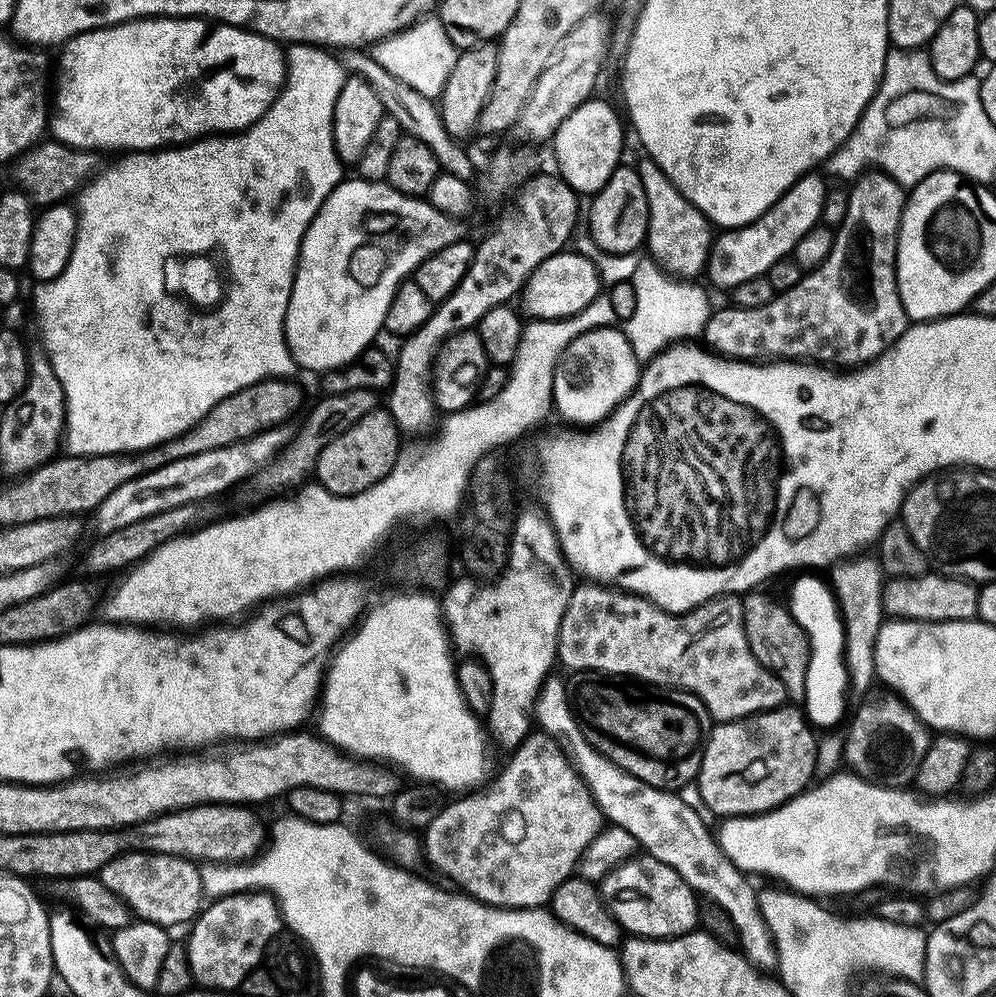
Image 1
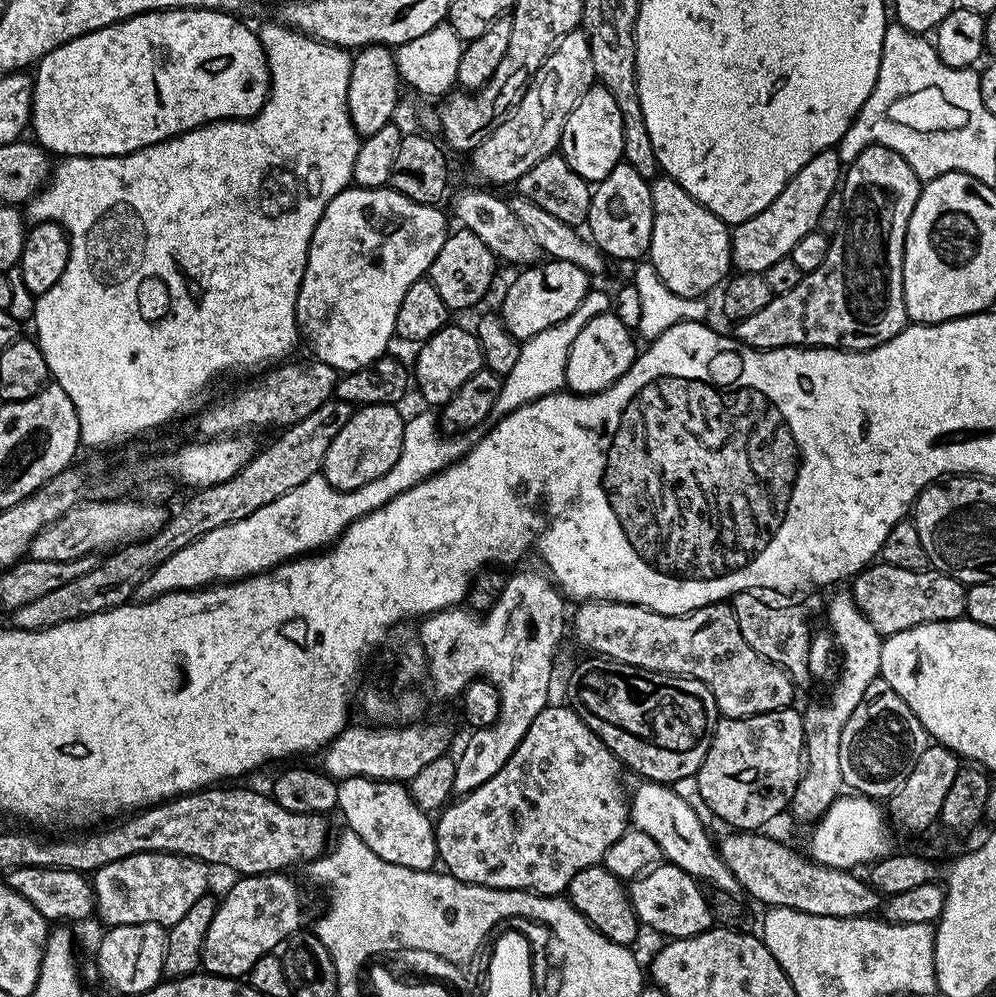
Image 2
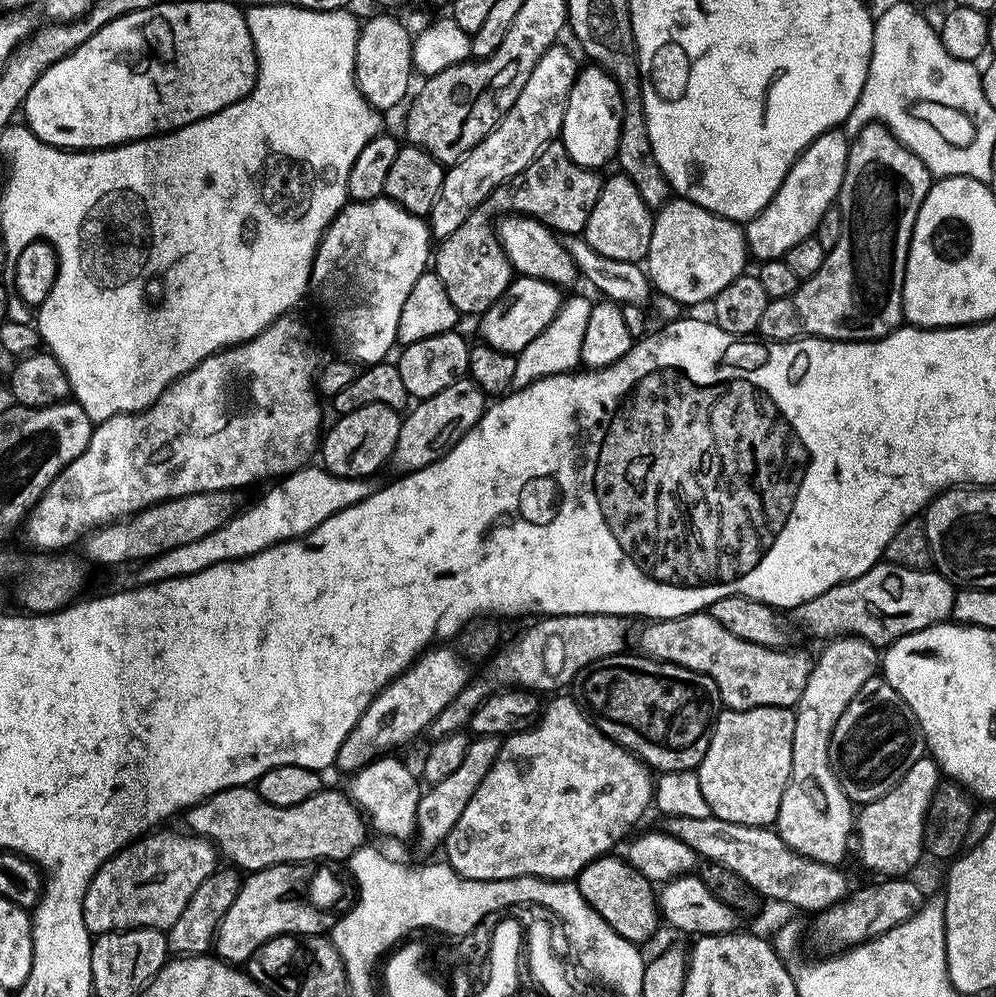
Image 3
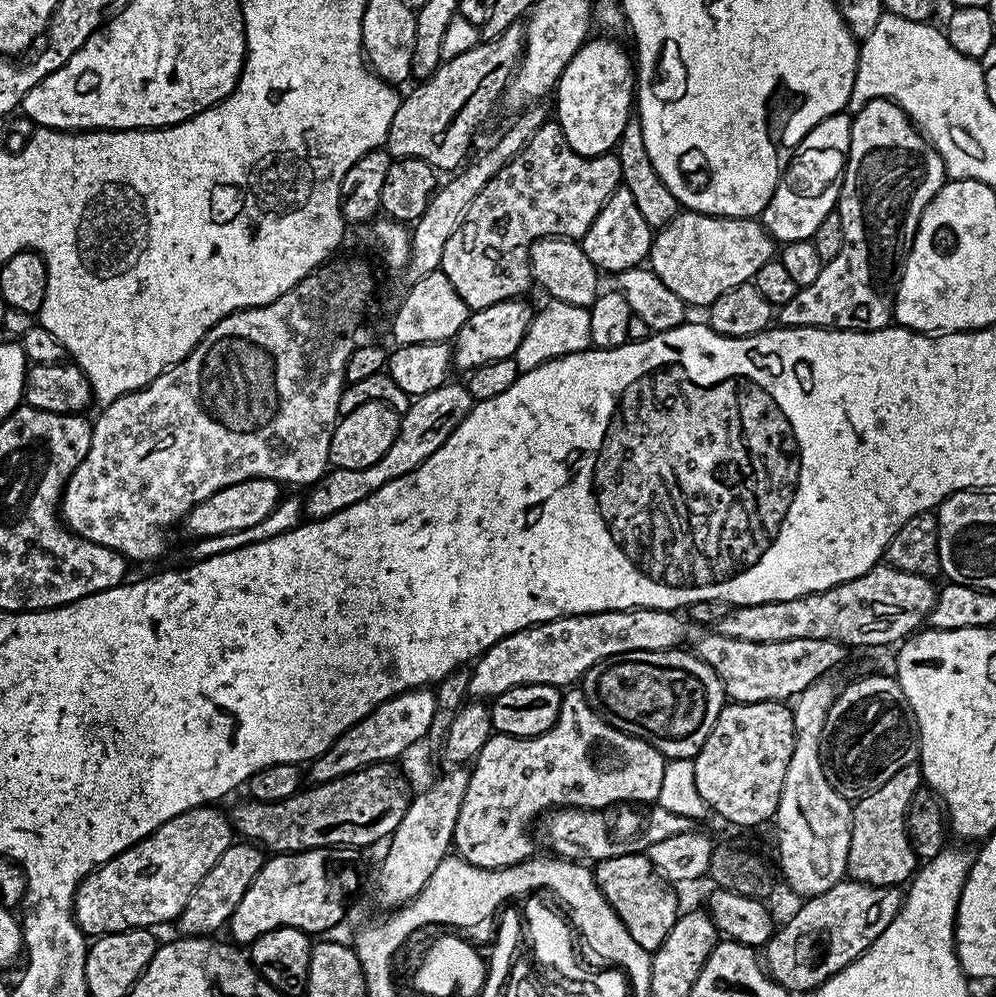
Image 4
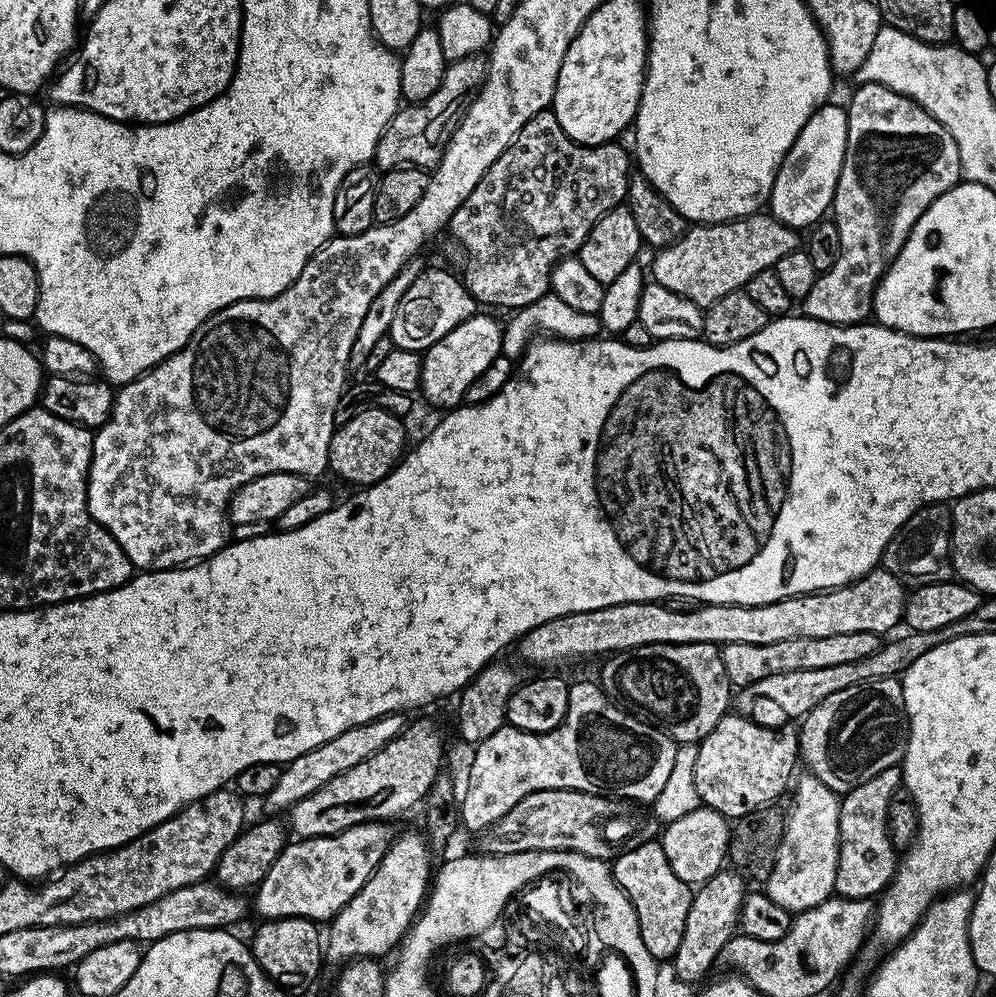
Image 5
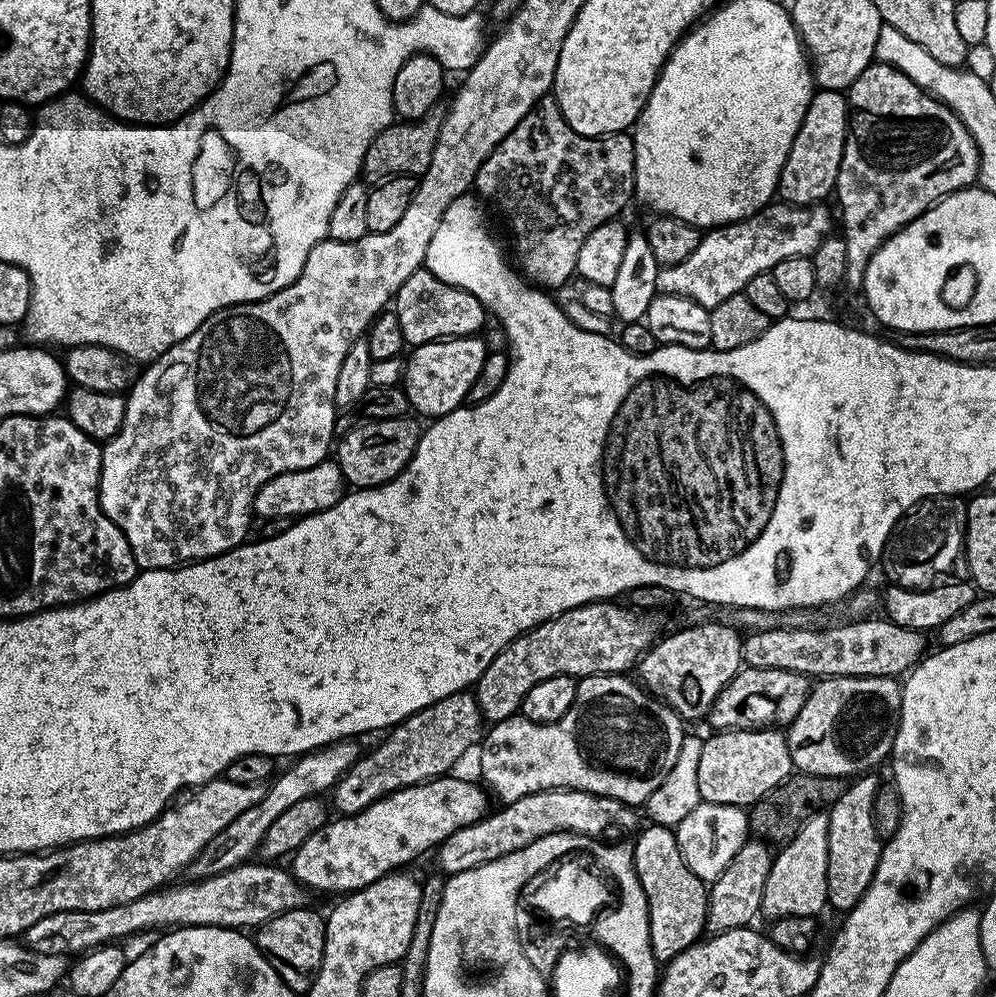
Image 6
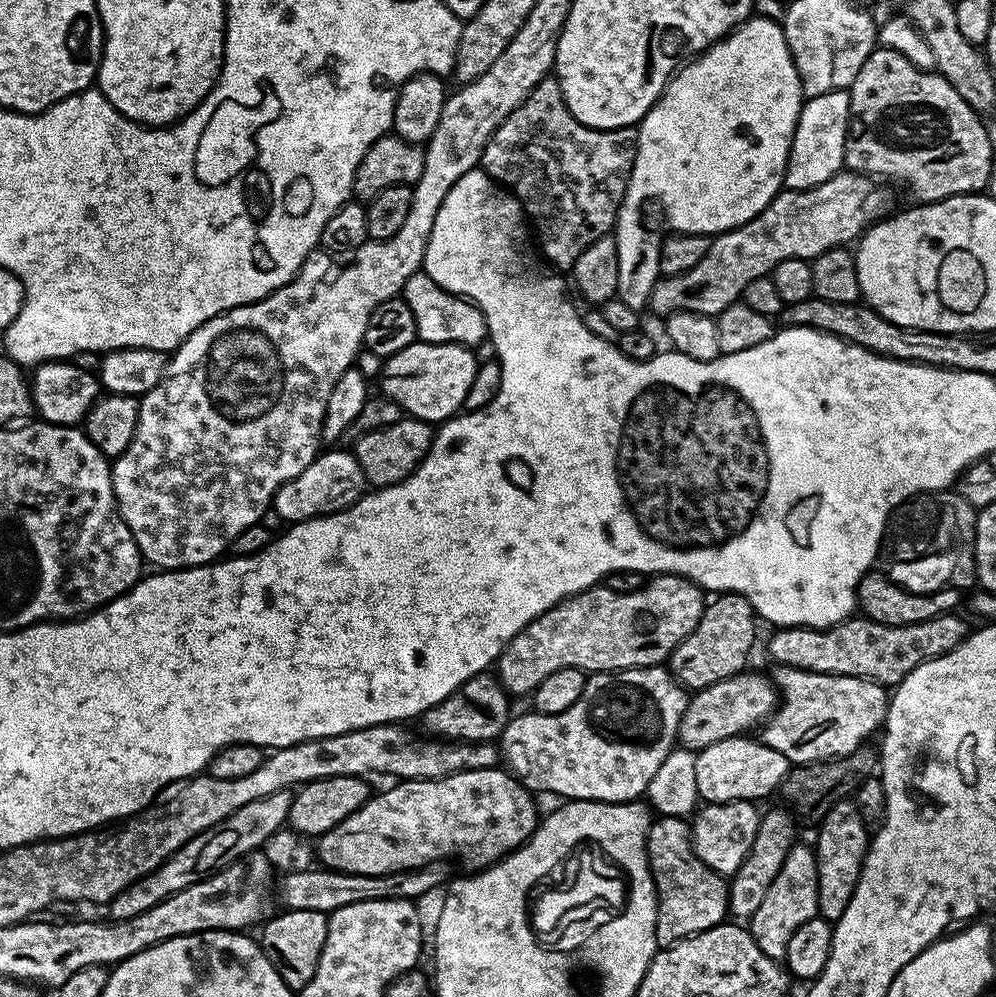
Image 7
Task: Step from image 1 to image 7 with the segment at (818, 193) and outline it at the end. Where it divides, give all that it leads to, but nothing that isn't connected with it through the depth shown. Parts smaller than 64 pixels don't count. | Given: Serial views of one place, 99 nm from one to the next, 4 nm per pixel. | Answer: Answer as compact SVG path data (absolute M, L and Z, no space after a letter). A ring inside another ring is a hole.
M847 91L818 94L803 101L800 117L792 135L788 151L788 165L784 168L783 187L788 190L806 190L822 186L836 172L844 168L844 147L848 137L850 98Z

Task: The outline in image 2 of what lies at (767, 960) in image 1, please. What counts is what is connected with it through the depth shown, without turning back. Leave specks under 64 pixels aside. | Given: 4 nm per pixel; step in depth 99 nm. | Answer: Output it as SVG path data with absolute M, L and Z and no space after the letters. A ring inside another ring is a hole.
M640 782L640 785L630 792L630 820L635 831L650 834L650 838L658 842L660 855L667 863L678 866L686 874L695 876L697 881L712 888L730 893L737 891L735 876L721 858L714 840L712 844L708 837L709 829L700 821L698 814L694 814L694 810L690 810L690 806L686 806L686 802L678 798L675 787Z

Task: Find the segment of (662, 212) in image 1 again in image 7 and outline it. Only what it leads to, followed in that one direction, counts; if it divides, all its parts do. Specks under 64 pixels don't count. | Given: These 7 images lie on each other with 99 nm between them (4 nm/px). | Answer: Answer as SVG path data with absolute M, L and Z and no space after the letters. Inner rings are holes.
M841 170L834 174L834 178L822 182L822 186L777 192L753 220L732 228L729 232L719 233L713 239L710 250L706 250L706 258L702 258L702 262L698 262L694 270L657 279L656 285L650 290L647 311L652 311L654 315L660 316L659 318L667 318L674 312L693 312L703 316L718 317L720 312L743 297L746 286L754 282L754 278L771 274L778 266L778 262L786 262L786 258L811 262L826 250L851 245L869 225L887 217L893 211L892 192L887 187L891 188L887 183L877 182L863 172Z

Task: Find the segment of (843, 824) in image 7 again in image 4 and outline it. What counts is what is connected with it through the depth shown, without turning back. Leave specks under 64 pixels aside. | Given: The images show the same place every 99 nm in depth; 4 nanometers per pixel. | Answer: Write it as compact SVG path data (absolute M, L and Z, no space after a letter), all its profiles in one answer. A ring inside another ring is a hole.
M919 763L902 766L890 782L878 786L874 794L852 804L850 826L850 854L847 875L858 883L873 884L874 887L904 886L918 871L918 861L906 834L906 810L910 798L922 787Z

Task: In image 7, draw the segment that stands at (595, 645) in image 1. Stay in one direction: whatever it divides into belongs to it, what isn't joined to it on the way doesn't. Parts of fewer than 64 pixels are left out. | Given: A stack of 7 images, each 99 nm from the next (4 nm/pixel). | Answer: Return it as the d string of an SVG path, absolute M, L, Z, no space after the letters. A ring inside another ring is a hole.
M945 612L926 622L917 624L880 624L867 618L849 618L830 628L781 628L768 640L768 652L776 659L777 665L785 668L801 668L807 672L821 672L835 676L861 676L864 680L874 680L885 686L895 686L906 678L918 666L928 660L944 656L954 650L969 635L970 627L956 612Z

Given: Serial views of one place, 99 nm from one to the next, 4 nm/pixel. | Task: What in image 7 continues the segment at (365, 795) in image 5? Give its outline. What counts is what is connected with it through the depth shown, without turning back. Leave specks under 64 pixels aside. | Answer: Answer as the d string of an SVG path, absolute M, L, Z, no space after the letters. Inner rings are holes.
M479 672L474 678L465 682L459 692L450 694L442 702L438 702L424 712L422 723L425 730L423 731L445 742L470 744L496 742L504 733L504 727L510 719L508 703L510 697L500 685L499 679L488 672Z

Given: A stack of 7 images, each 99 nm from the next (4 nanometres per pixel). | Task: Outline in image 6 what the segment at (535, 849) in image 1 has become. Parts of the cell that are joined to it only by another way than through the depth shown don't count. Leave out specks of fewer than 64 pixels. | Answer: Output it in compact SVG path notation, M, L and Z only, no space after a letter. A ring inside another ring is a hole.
M624 674L583 677L576 685L574 706L570 706L570 710L566 710L566 714L553 724L535 724L519 714L495 721L485 731L478 748L479 779L486 785L487 791L504 804L513 804L526 794L545 792L551 788L573 788L595 796L614 798L629 806L647 805L650 794L662 786L662 778L670 774L678 759L686 724L672 707L656 699L635 679L628 678Z

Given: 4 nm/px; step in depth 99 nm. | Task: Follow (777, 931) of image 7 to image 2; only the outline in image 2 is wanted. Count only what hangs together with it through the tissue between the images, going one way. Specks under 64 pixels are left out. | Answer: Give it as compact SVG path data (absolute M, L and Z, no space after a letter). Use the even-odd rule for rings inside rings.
M851 591L840 592L828 604L828 624L830 635L838 653L838 670L840 677L832 688L832 693L821 704L812 704L803 709L804 718L804 771L800 773L800 781L796 793L790 801L790 812L800 820L815 822L823 816L824 811L841 795L844 779L840 773L838 762L838 746L842 742L842 726L850 719L850 714L862 702L862 694L880 675L882 666L882 646L884 640L878 630L874 630L874 622L862 614L856 605Z

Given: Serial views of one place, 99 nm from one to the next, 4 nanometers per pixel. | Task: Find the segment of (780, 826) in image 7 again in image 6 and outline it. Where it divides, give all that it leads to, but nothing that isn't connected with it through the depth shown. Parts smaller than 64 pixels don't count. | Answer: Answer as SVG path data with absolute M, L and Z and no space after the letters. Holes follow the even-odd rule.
M749 838L738 850L738 854L730 858L730 866L726 866L726 870L722 870L722 874L711 881L708 890L706 928L709 933L749 927L753 923L752 919L761 915L762 894L766 890L766 878L770 878L773 859L773 849L759 838Z

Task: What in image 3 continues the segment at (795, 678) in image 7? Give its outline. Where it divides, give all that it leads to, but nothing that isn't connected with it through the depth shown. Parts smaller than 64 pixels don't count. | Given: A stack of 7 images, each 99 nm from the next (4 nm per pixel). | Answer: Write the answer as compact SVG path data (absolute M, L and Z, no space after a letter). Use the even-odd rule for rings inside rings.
M874 678L870 682L866 682L866 686L862 686L862 690L858 690L858 694L854 694L854 698L850 698L850 706L846 706L846 710L842 710L842 718L838 718L838 726L834 726L834 734L830 738L832 767L836 770L836 777L842 786L842 790L848 795L853 805L856 806L863 806L874 802L874 798L882 798L882 794L889 792L904 776L904 772L910 770L910 766L914 766L914 762L918 762L918 758L922 758L924 755L926 755L926 745L920 724L916 721L916 715L912 713L906 701L896 693L894 686L890 686L887 680L883 678Z

